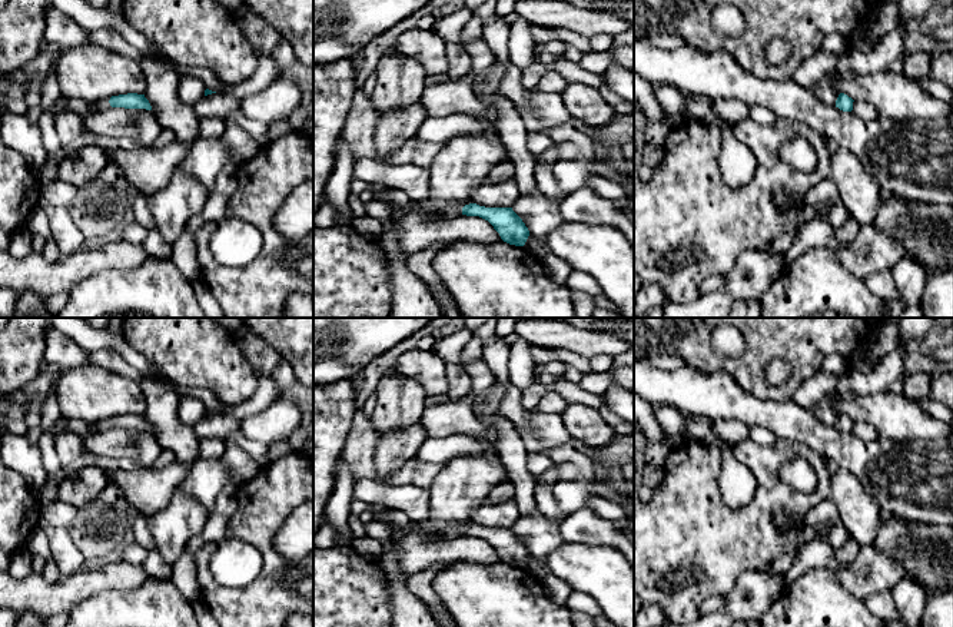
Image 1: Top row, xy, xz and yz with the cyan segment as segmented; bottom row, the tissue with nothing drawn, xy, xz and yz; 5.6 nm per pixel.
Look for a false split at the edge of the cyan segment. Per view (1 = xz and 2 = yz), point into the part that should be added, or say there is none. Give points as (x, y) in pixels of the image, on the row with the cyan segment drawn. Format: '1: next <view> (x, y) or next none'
1: next none
2: next none

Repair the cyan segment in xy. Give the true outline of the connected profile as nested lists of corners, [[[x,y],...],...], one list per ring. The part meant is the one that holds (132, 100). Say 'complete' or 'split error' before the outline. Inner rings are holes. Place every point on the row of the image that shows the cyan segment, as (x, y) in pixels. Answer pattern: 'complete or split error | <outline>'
split error | [[[137,93],[104,97],[96,103],[92,103],[90,107],[92,110],[107,110],[110,107],[152,110],[152,106],[149,100],[145,97],[145,94],[137,94]]]

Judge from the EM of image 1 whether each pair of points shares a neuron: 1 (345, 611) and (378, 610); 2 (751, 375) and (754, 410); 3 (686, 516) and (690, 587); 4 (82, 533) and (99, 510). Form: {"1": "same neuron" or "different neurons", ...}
{"1": "same neuron", "2": "different neurons", "3": "same neuron", "4": "same neuron"}

